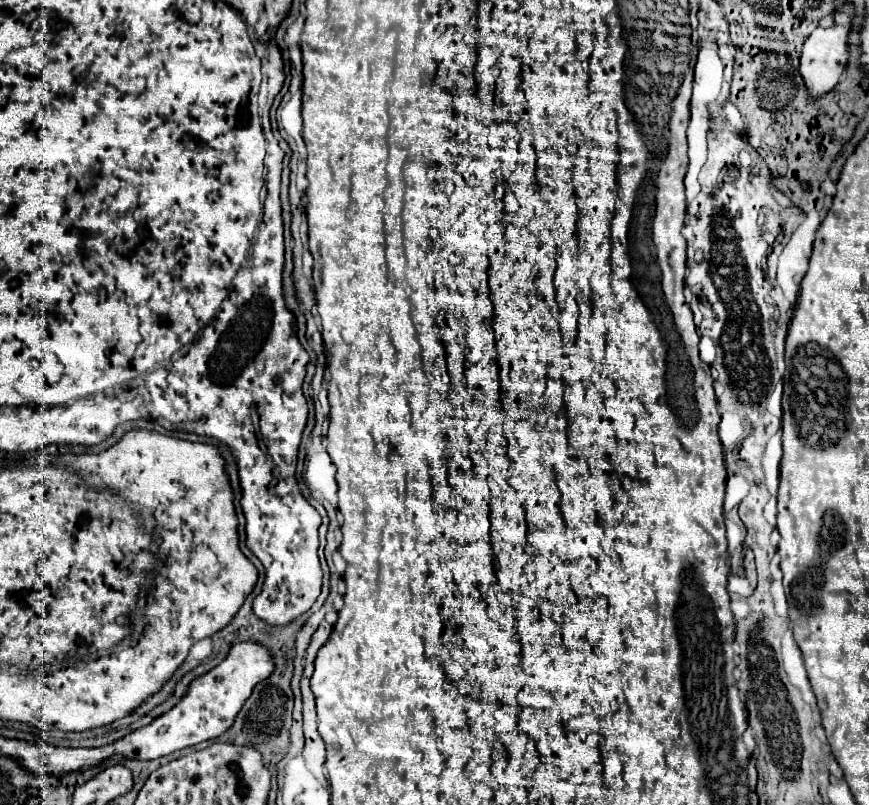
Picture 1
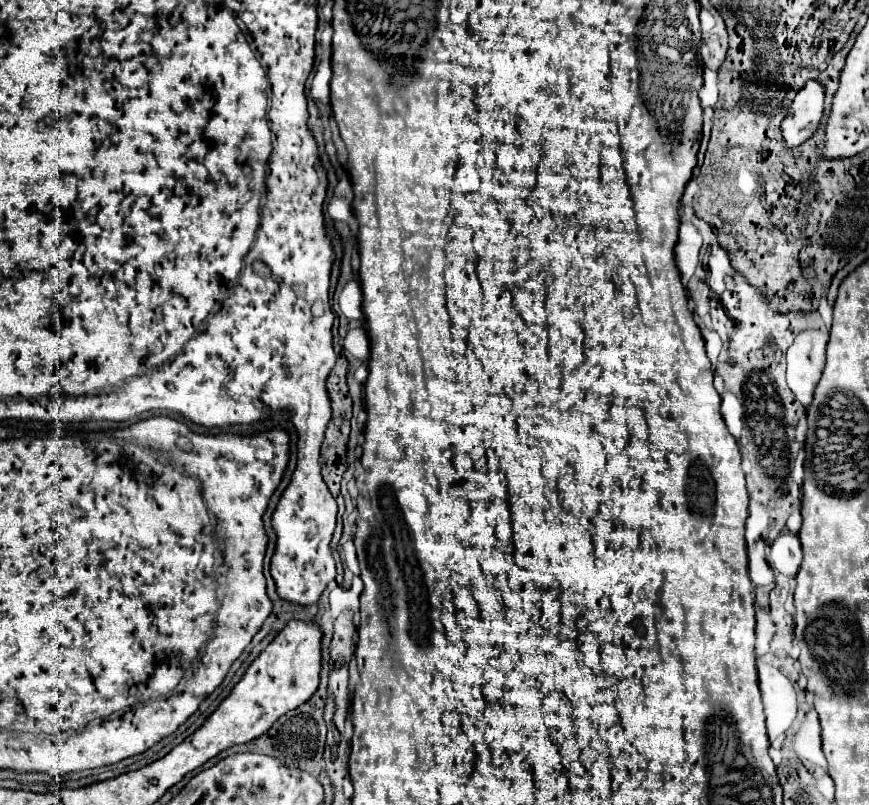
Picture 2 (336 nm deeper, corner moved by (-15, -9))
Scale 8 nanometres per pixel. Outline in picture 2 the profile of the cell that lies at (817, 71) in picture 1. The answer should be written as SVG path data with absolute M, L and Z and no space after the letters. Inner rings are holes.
M811 80L807 82L795 96L789 114L785 116L781 130L787 148L795 148L809 140L823 118L825 108L825 88L821 82Z

